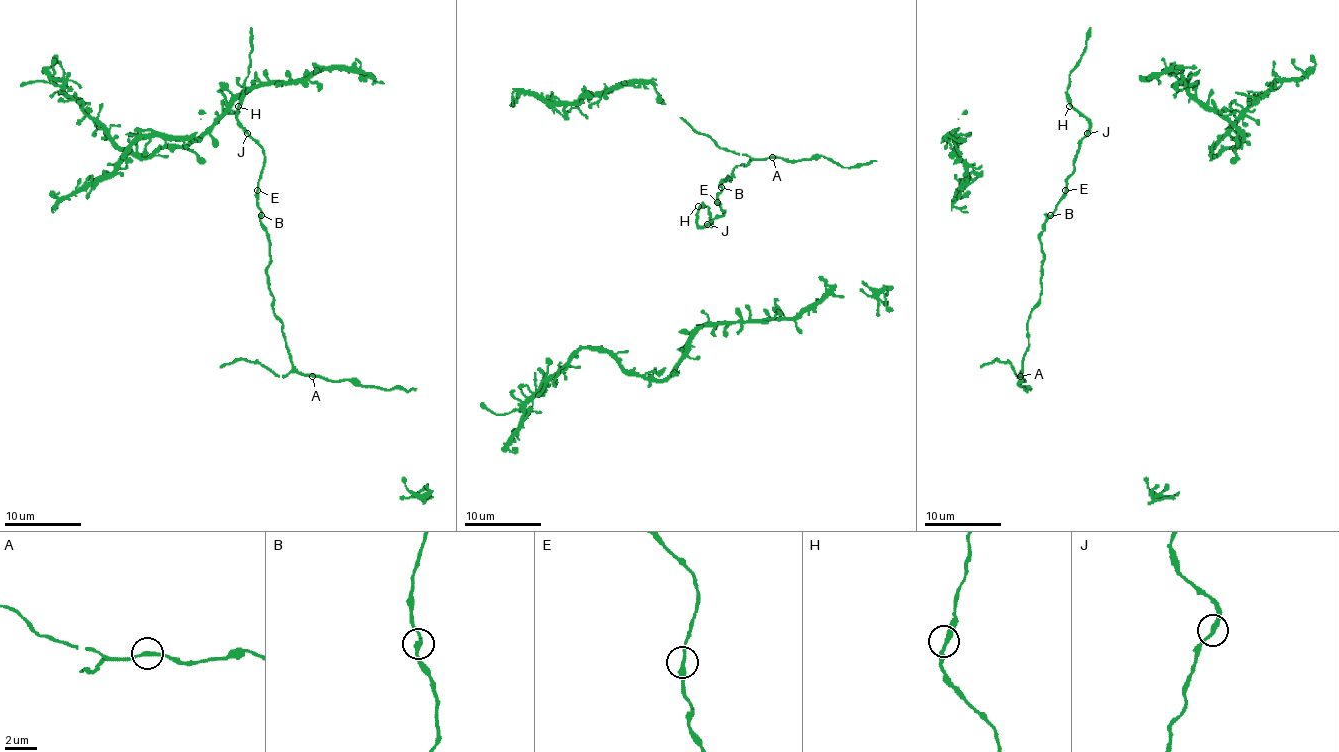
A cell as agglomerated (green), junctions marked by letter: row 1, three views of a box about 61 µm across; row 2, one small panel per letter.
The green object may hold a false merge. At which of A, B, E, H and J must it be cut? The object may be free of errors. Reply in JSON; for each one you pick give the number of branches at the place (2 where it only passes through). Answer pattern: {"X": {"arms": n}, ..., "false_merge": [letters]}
{"false_merge": []}

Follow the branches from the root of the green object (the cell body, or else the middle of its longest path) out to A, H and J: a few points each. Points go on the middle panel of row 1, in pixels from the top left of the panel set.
A: (721, 208), (717, 195), (721, 183), (726, 177), (732, 177), (734, 168), (773, 156)
H: (721, 208), (725, 212), (721, 216), (700, 226), (698, 206)
J: (721, 208), (725, 212), (707, 224)

